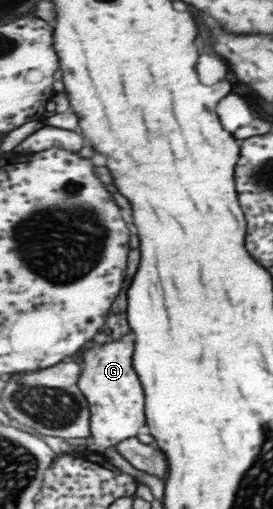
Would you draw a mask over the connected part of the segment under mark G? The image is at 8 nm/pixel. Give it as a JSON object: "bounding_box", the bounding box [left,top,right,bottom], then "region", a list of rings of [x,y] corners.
{"bounding_box":[79,332,148,455],"region":[[[133,332],[121,339],[89,349],[82,363],[84,370],[79,378],[79,387],[90,403],[92,413],[92,439],[89,455],[99,455],[105,449],[122,443],[131,437],[137,438],[142,427],[148,425],[146,418],[146,391],[134,368],[136,337]]]}

